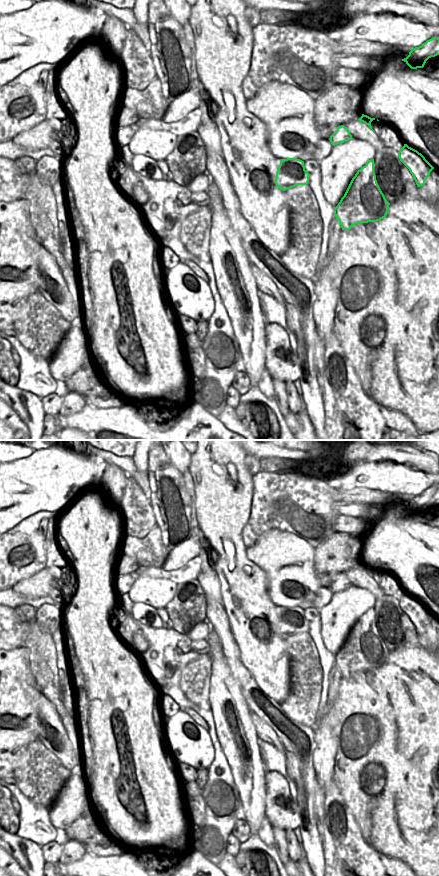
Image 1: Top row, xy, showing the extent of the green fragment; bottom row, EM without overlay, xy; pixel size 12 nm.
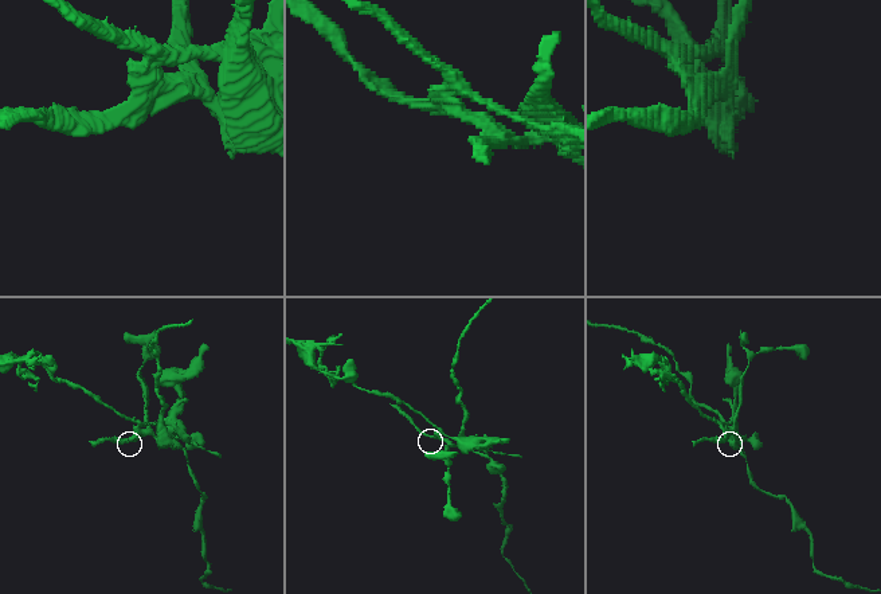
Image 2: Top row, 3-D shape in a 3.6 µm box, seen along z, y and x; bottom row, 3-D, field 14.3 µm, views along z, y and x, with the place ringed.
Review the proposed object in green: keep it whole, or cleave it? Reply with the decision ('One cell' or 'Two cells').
Two cells

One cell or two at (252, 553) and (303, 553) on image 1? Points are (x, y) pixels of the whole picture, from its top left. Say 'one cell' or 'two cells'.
one cell

